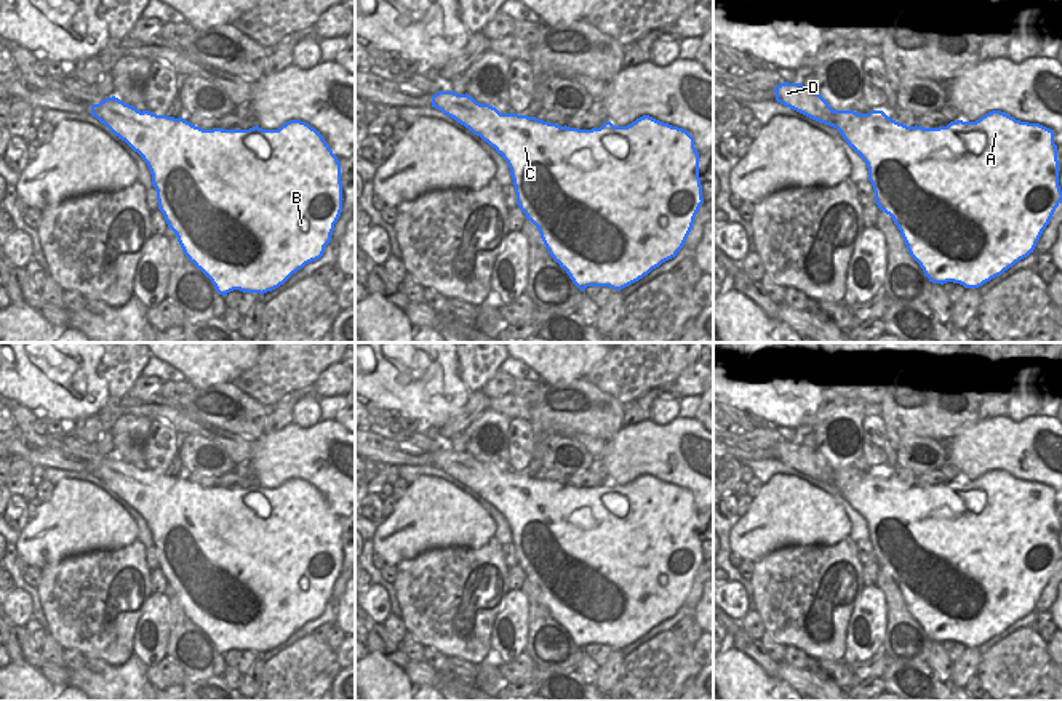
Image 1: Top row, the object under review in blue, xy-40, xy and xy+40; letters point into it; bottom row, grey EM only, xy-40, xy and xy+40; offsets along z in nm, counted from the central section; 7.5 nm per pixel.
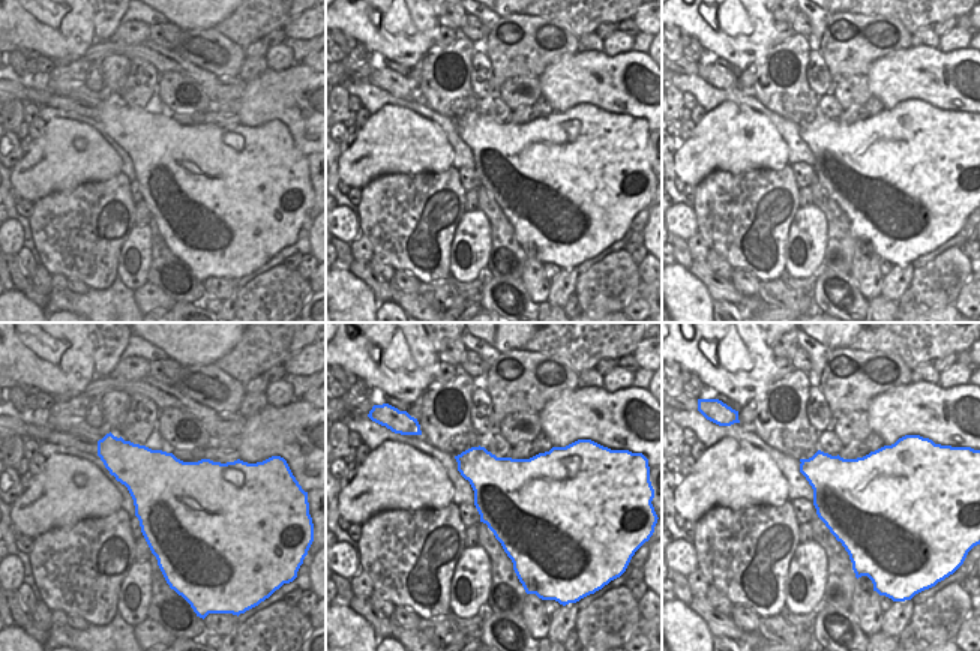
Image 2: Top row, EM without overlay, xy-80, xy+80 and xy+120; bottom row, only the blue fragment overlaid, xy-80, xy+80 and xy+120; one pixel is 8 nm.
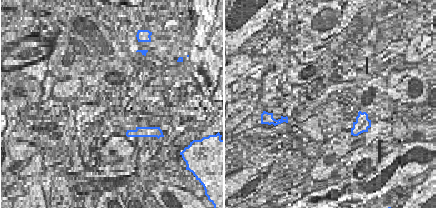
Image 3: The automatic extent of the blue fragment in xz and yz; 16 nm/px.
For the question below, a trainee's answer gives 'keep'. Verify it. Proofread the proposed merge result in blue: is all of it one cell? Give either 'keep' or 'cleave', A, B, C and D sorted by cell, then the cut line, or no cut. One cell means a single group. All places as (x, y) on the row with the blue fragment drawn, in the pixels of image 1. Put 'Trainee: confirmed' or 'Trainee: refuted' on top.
Trainee: refuted
cleave; A B C / D; cut in xy-40 along (143, 112), (128, 125), (130, 130), (119, 138)

